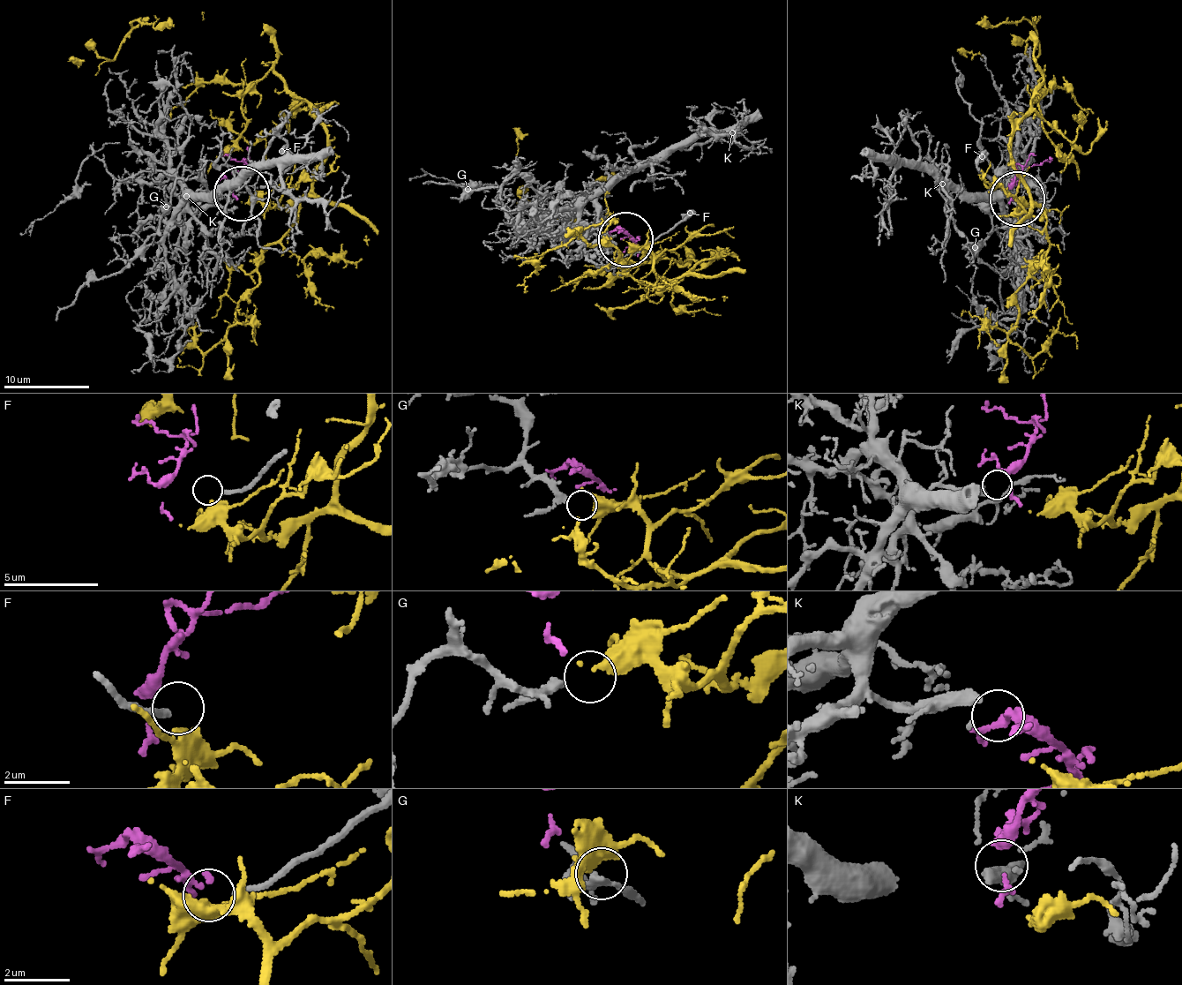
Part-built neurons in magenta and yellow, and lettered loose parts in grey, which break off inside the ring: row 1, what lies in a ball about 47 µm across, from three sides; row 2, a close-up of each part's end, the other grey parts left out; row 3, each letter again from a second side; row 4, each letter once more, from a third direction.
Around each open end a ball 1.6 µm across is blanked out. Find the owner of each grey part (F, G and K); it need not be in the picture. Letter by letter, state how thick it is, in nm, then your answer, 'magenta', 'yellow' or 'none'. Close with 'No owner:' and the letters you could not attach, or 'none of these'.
F: 170 nm | none
G: 190 nm | yellow
K: 300 nm | magenta
No owner: F

